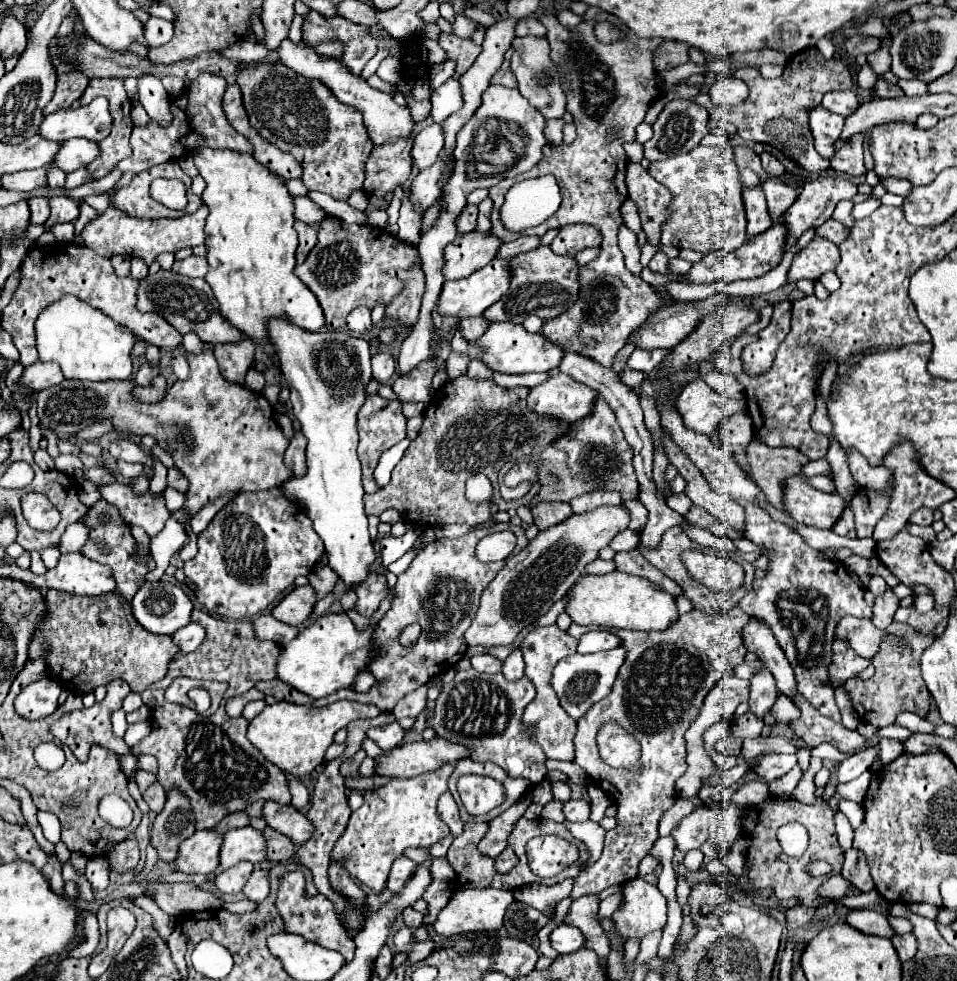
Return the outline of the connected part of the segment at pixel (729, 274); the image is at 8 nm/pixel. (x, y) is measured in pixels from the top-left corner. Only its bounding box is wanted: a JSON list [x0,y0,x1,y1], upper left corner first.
[688,222,786,284]

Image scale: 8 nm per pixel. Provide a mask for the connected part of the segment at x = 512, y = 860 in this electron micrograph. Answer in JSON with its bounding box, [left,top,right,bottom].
[496,848,518,872]

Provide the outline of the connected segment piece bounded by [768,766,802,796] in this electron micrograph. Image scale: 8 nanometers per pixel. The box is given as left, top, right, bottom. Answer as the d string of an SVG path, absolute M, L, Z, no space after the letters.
M796 766L788 774L784 774L782 778L768 782L768 788L774 796L790 796L794 792L796 784L800 782L800 778L802 778L802 770L800 770L800 766Z

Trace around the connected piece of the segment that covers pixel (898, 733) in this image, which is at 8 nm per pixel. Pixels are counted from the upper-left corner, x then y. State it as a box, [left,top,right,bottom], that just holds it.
[868,724,912,743]

